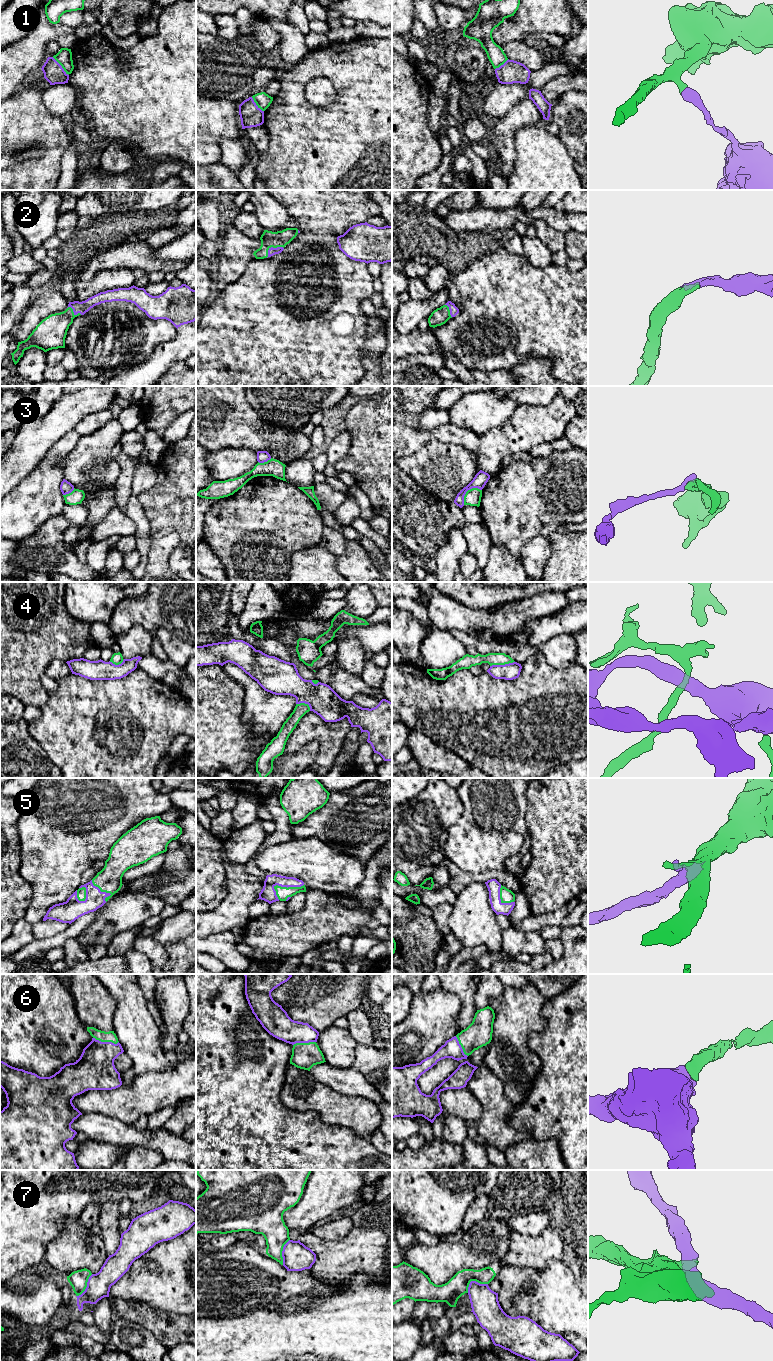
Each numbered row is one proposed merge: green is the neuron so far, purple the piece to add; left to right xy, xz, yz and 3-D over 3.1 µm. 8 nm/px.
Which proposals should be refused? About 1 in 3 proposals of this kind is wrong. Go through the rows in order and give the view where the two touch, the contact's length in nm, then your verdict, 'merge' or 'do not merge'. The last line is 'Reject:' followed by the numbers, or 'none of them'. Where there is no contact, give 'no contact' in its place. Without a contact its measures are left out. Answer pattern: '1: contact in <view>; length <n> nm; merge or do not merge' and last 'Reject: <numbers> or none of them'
1: contact in xy; length 200 nm; do not merge
2: contact in xz; length 170 nm; merge
3: contact in yz; length 200 nm; do not merge
4: contact in yz; length 200 nm; do not merge
5: contact in xz; length 260 nm; merge
6: contact in xy; length 220 nm; merge
7: contact in yz; length 180 nm; do not merge
Reject: 1, 3, 4, 7

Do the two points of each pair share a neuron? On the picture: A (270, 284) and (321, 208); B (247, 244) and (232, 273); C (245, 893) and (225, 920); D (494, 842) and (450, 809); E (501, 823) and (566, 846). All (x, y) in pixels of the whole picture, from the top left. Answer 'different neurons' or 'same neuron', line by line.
A: same neuron
B: same neuron
C: same neuron
D: different neurons
E: different neurons

